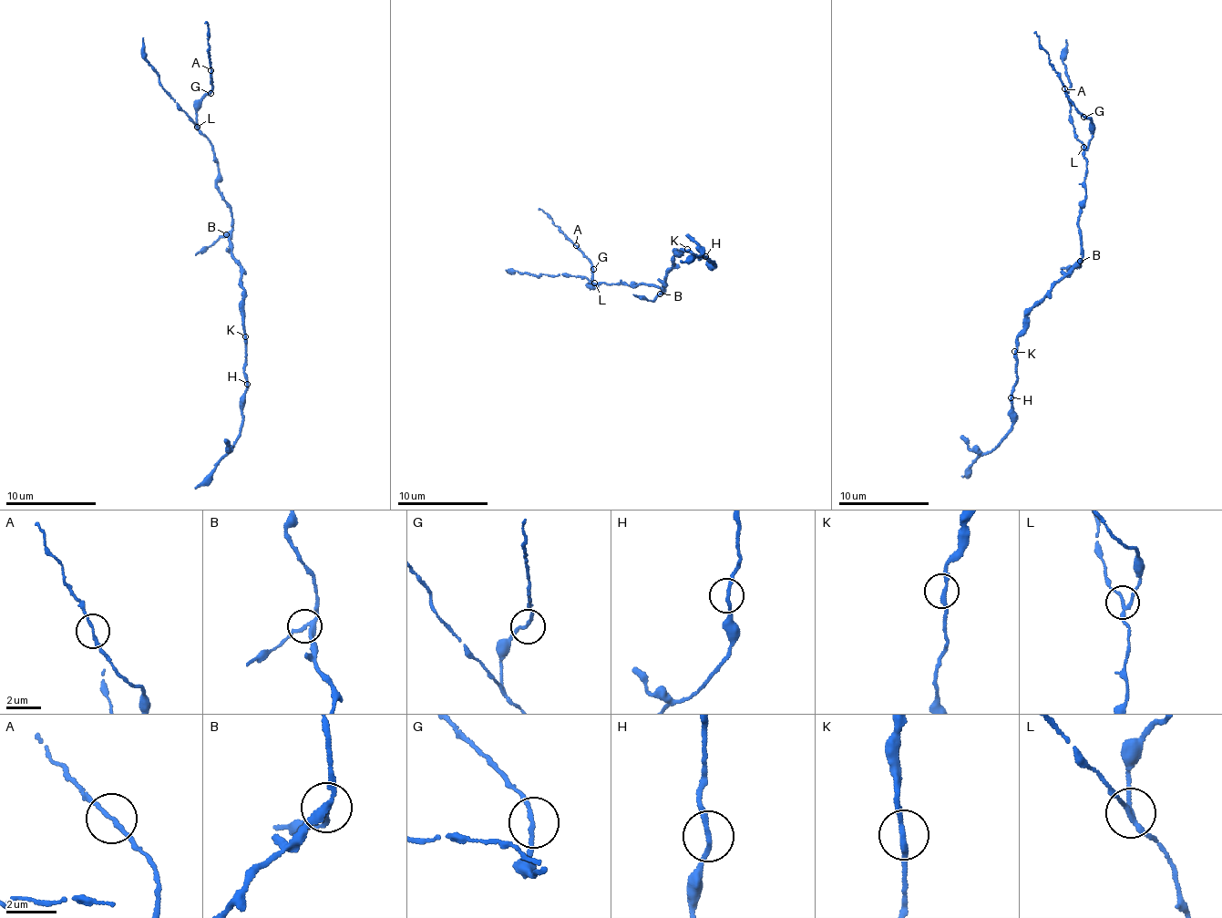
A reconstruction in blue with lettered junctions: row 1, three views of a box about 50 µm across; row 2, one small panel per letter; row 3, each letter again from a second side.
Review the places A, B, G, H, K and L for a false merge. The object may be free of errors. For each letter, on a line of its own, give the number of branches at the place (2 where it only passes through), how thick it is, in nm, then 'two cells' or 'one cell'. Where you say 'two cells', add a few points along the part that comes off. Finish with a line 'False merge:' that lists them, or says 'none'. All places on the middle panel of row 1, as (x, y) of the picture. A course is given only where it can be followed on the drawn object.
A: 2 branches meet; 150 nm thick; one cell
B: 3 branches meet; 240 nm thick; one cell
G: 2 branches meet; 150 nm thick; one cell
H: 2 branches meet; 170 nm thick; one cell
K: 2 branches meet; 200 nm thick; one cell
L: 3 branches meet; 170 nm thick; two cells; foreign part runs (595, 283), (586, 277), (559, 273), (539, 276), (507, 270)
False merge: L

